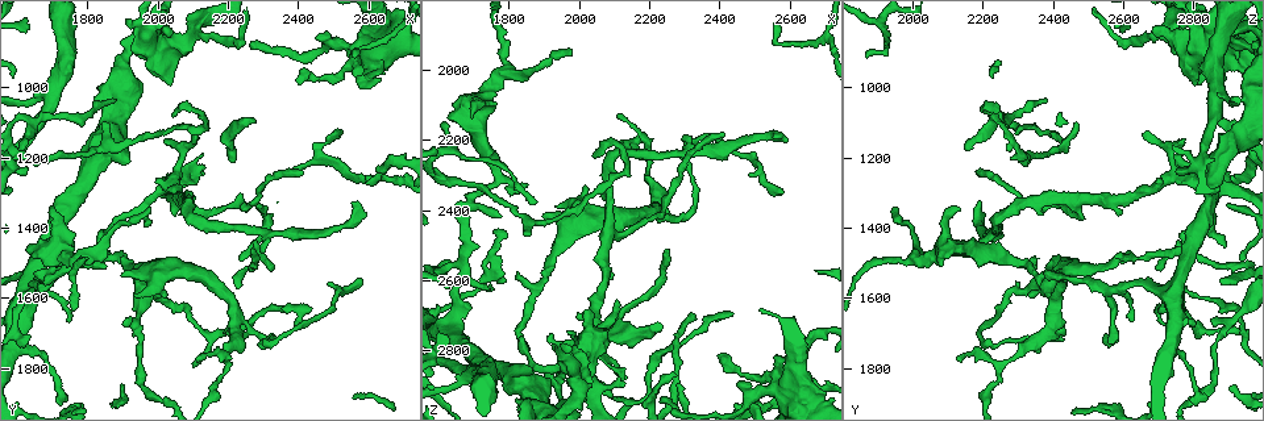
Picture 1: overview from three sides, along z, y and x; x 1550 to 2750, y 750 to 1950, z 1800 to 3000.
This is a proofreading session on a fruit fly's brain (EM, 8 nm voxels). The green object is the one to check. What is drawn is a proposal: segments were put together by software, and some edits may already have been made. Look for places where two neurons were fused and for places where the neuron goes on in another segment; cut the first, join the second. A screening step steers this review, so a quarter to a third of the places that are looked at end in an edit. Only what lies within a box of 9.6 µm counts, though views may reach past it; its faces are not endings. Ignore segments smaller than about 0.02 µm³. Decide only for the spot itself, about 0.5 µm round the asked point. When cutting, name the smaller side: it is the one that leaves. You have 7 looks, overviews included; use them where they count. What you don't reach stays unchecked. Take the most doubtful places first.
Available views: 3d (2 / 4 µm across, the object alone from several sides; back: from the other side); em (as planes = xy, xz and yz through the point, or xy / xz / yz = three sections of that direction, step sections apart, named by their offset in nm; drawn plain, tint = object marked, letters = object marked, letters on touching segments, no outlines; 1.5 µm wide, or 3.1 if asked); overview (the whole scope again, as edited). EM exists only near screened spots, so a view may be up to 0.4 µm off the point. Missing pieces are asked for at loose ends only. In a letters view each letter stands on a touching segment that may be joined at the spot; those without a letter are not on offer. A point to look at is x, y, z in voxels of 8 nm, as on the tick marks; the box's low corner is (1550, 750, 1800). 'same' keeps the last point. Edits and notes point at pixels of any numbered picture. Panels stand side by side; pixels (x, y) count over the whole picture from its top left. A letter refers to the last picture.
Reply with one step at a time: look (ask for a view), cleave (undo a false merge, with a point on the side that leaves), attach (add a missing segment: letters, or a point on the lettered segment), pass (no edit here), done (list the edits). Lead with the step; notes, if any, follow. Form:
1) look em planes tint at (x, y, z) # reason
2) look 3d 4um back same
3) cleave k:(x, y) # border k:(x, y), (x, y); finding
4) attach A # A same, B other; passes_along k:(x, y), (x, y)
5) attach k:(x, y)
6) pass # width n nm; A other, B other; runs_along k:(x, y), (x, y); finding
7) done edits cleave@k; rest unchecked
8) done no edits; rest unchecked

look 3d 4um back at (1780, 1490, 2000) # three-way junction

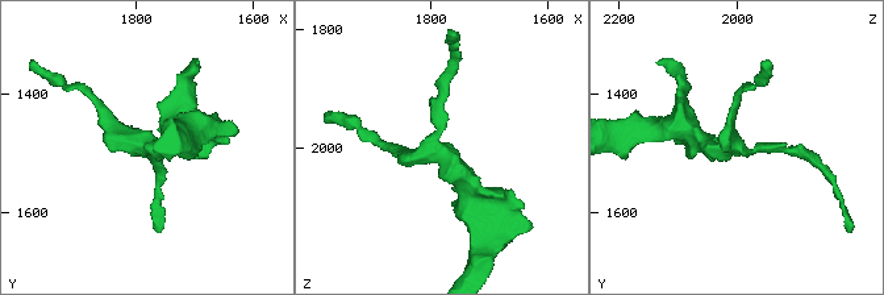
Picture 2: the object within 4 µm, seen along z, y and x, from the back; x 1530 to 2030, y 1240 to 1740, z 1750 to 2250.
look em planes letters at (1785, 1490, 2005) # arms 3; shape alone is not enough

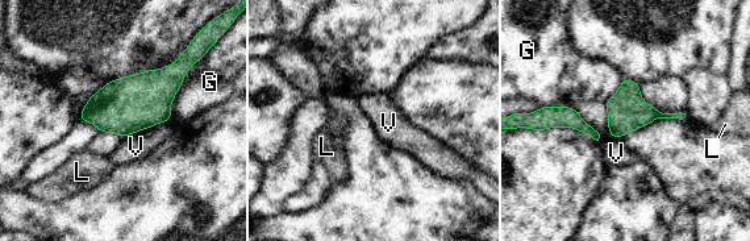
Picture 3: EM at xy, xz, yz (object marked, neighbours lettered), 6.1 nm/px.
pass # G other, L other, V other; border 3:(170, 120), (157, 123), (123, 138); all the same neuron

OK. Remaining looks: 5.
look em planes plain at (2390, 990, 2810) # tapers out

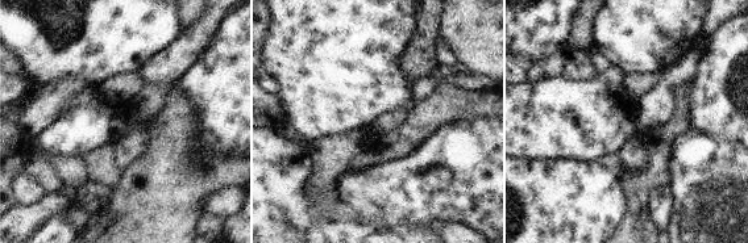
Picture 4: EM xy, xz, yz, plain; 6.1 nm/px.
look em planes letters same # see the neighbours

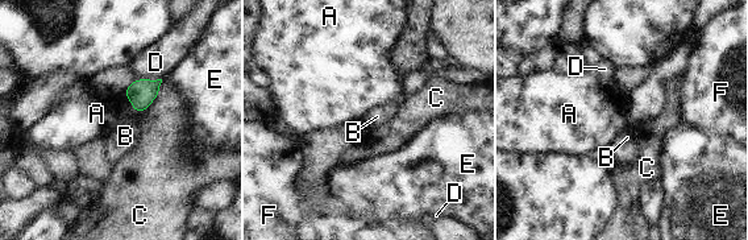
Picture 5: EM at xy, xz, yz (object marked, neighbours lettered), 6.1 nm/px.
pass # A other, B other, C other, D other, E other, F other; border 5:(123, 92), (136, 111), (144, 112); none of them fits

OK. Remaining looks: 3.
look em planes letters at (2580, 1540, 2350) # thin end

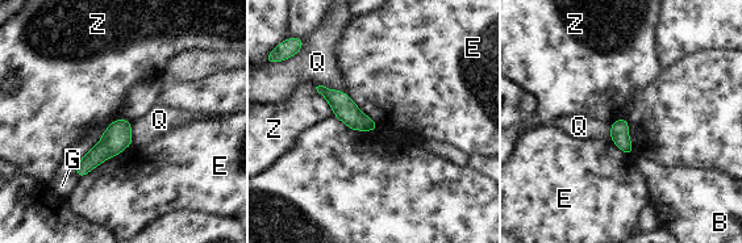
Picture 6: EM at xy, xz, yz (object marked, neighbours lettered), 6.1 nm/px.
pass # B other, E other, G other, Q other, Z other; border 6:(316, 86), (316, 89), (334, 114); none of them fits

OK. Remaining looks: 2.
done no edits; rest unchecked

